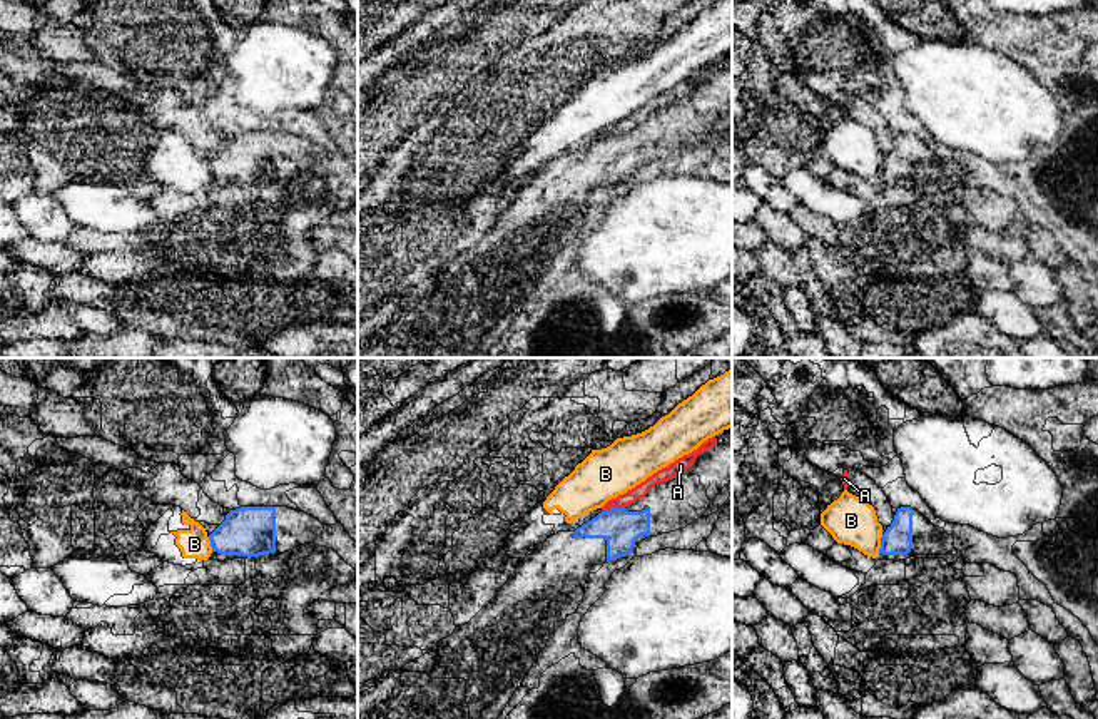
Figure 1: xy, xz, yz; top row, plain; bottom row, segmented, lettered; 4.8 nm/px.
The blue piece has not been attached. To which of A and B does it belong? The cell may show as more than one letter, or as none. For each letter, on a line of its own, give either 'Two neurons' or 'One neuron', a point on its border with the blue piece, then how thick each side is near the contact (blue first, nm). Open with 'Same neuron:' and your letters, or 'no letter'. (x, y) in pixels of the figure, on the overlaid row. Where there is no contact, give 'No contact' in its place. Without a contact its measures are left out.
Same neuron: no letter
A: Two neurons. Touches blue at xz (612, 509). Thickness 180 nm (blue) against 70 nm
B: Two neurons. Touches blue at xy (211, 544). Thickness 240 nm (blue) against 140 nm

